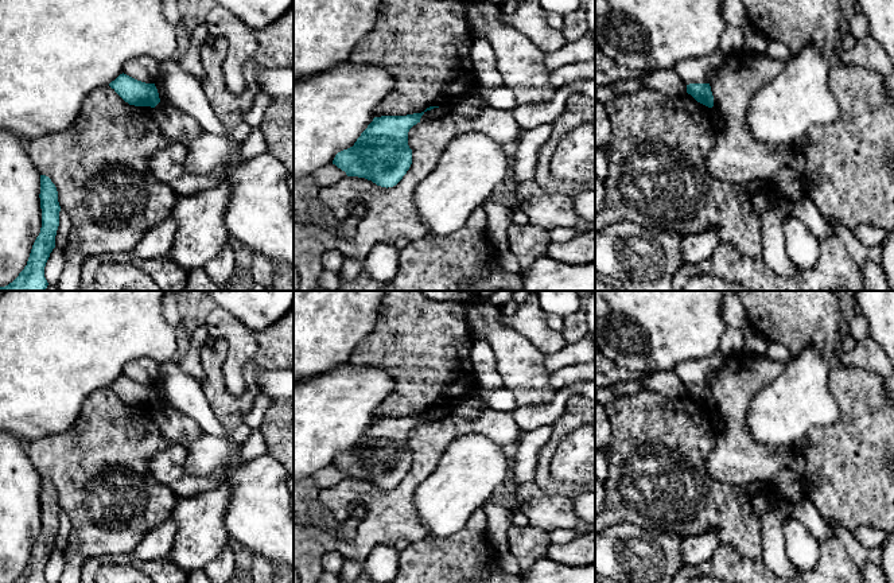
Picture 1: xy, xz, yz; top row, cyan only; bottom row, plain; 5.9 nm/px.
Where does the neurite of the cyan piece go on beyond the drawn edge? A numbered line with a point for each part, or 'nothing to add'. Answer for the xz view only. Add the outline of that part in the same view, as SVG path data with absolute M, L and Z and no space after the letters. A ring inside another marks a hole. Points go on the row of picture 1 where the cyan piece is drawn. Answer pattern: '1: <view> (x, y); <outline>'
nothing to add

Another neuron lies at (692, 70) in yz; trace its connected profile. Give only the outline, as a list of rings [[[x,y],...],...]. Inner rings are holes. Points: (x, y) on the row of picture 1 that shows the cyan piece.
[[[718,50],[710,57],[683,59],[676,63],[675,71],[685,85],[710,83],[726,59],[727,55],[722,50]]]

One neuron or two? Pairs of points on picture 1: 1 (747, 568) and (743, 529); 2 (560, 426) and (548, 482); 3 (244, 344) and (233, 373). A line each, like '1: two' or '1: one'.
1: two
2: one
3: one

